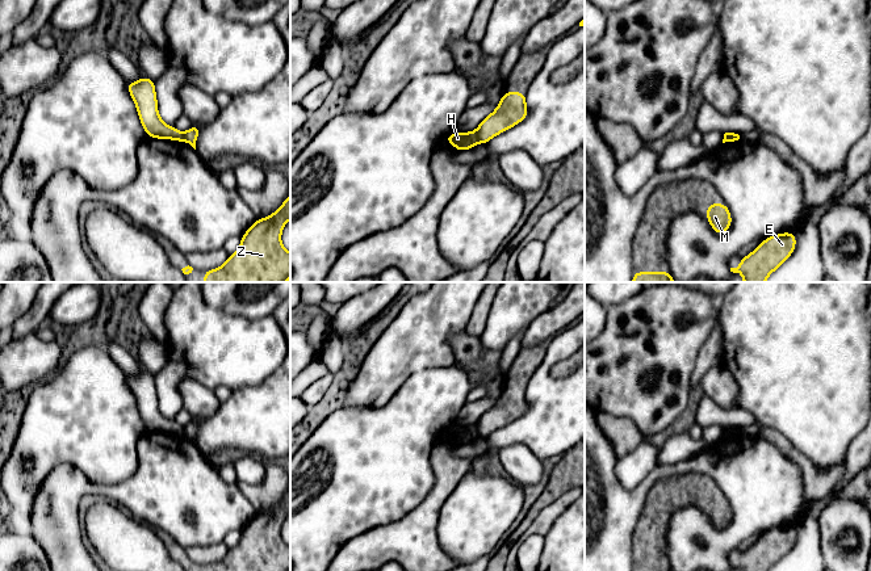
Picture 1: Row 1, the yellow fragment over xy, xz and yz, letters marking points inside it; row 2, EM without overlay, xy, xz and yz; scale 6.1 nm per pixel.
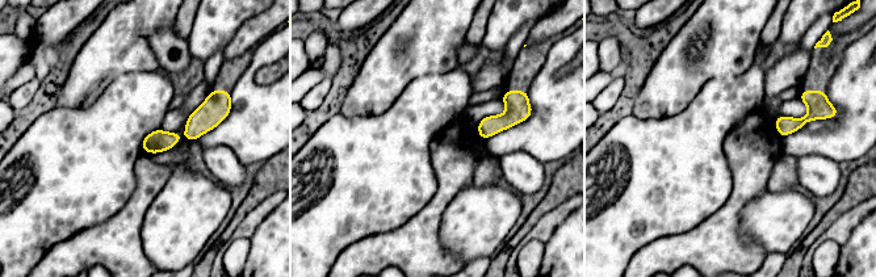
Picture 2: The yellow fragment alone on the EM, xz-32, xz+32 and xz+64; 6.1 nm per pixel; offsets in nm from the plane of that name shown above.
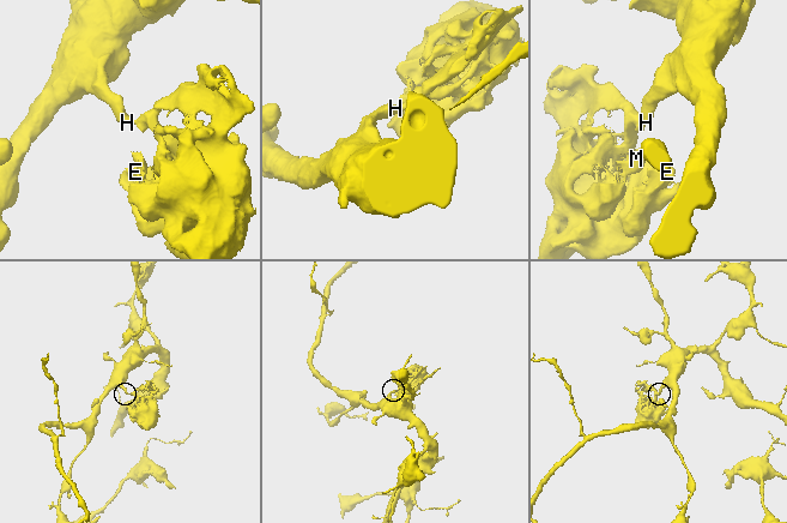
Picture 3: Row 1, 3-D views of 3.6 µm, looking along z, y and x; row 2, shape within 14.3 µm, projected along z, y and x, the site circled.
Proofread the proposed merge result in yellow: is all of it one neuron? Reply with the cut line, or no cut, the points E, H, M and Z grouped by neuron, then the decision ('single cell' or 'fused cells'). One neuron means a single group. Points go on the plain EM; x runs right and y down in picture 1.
xz (473, 425), (478, 436) | E M Z / H | fused cells

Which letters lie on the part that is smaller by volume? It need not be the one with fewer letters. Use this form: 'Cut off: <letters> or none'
Cut off: E, M, Z

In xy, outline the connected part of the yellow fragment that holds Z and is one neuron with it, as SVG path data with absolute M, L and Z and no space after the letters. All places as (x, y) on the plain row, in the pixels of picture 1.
M290 488L268 512L259 512L240 532L240 541L217 563L204 564L204 571L290 571L290 546L281 538L281 526L290 513Z

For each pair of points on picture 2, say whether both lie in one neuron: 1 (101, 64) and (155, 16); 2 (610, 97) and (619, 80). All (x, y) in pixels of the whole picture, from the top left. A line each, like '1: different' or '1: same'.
1: same
2: same

